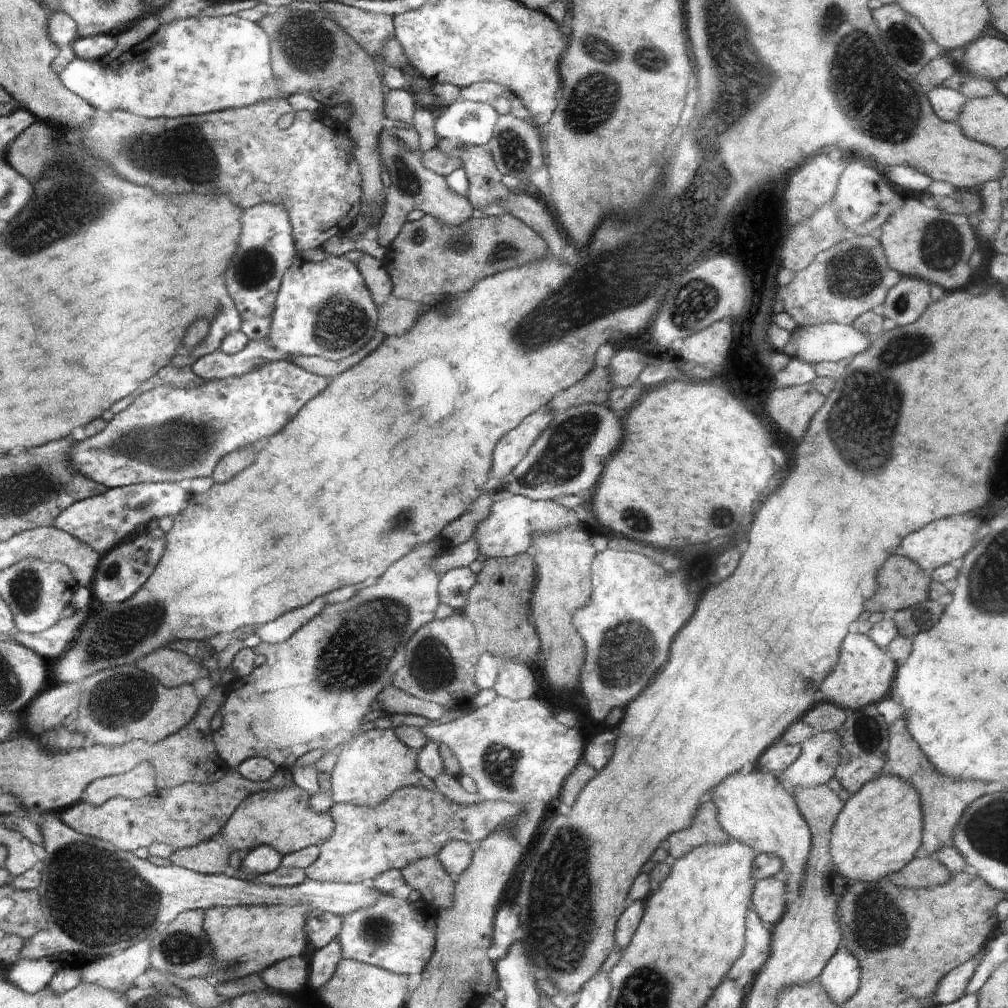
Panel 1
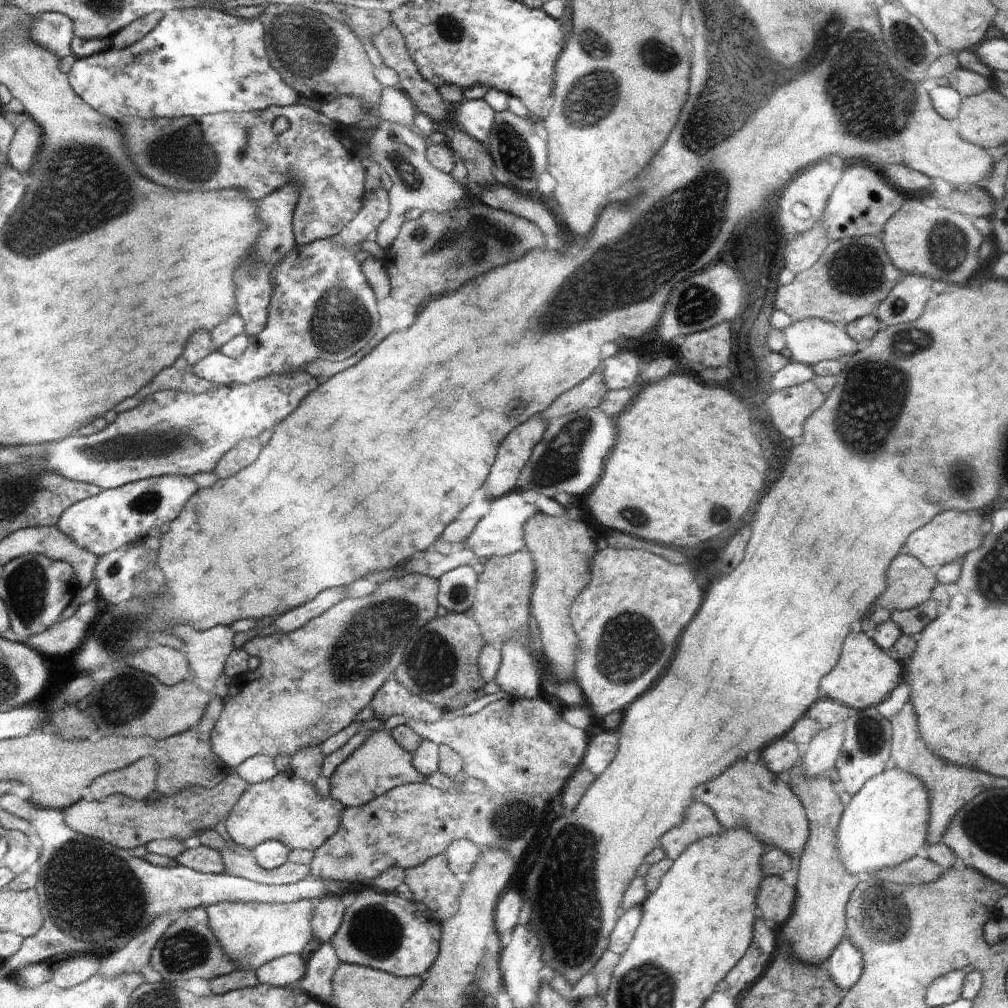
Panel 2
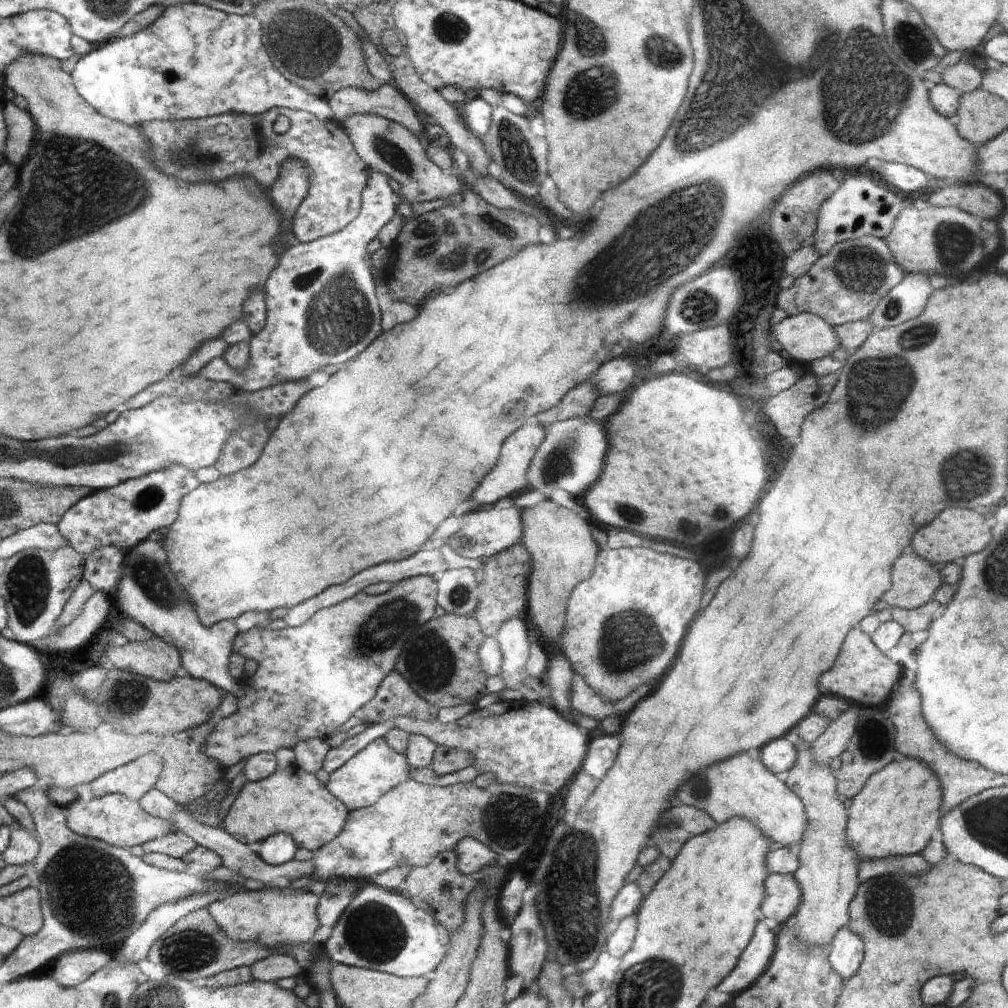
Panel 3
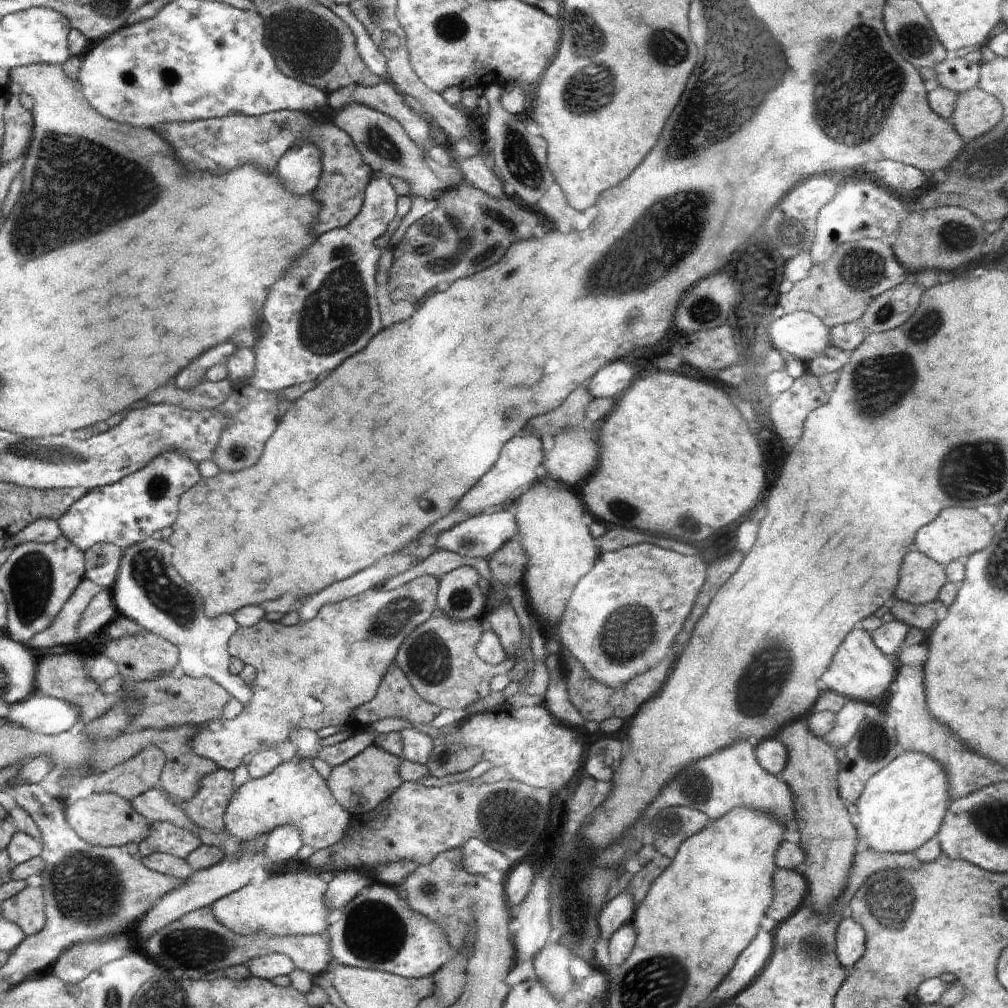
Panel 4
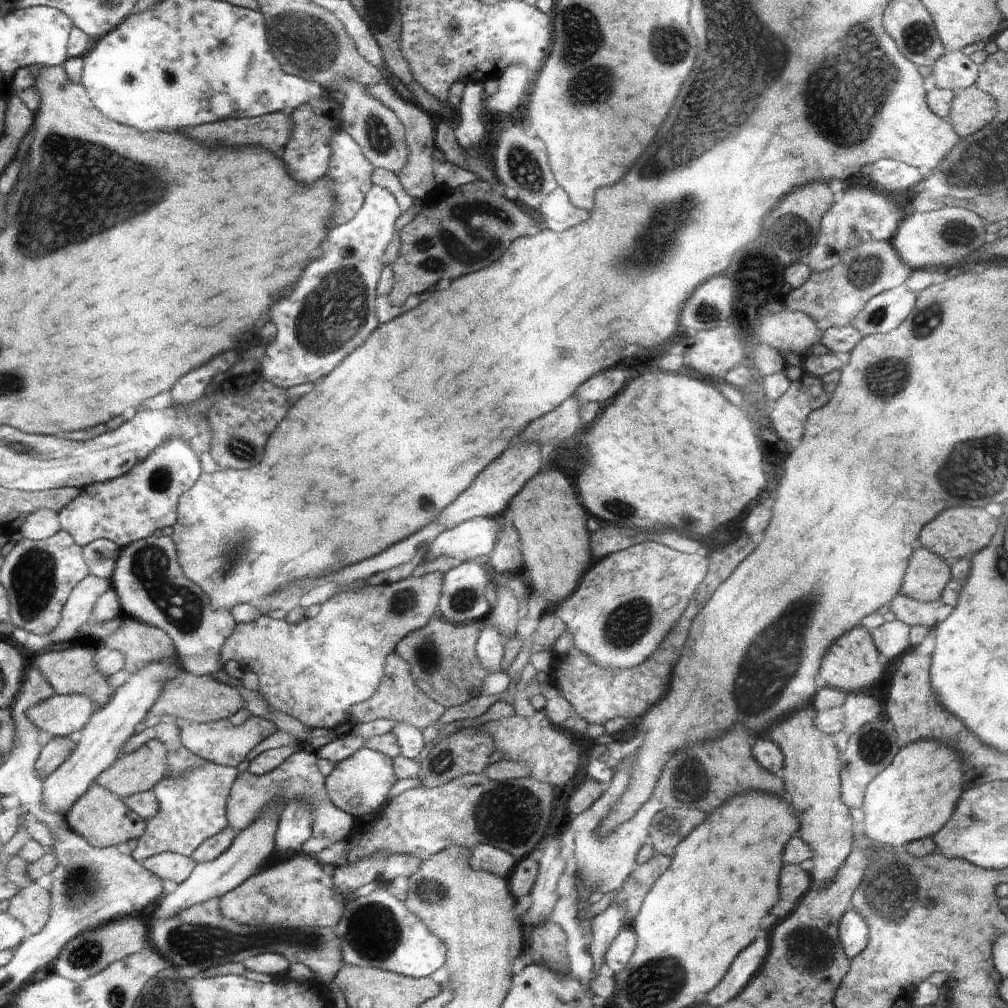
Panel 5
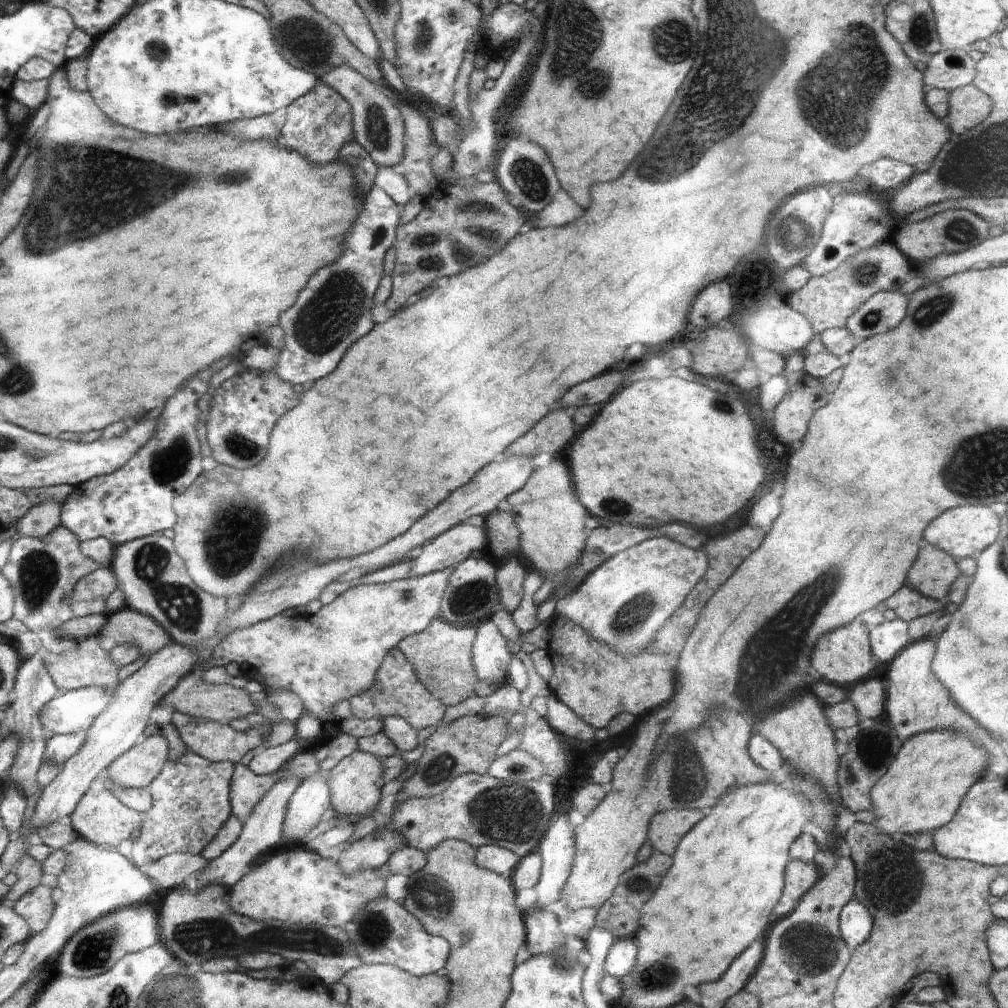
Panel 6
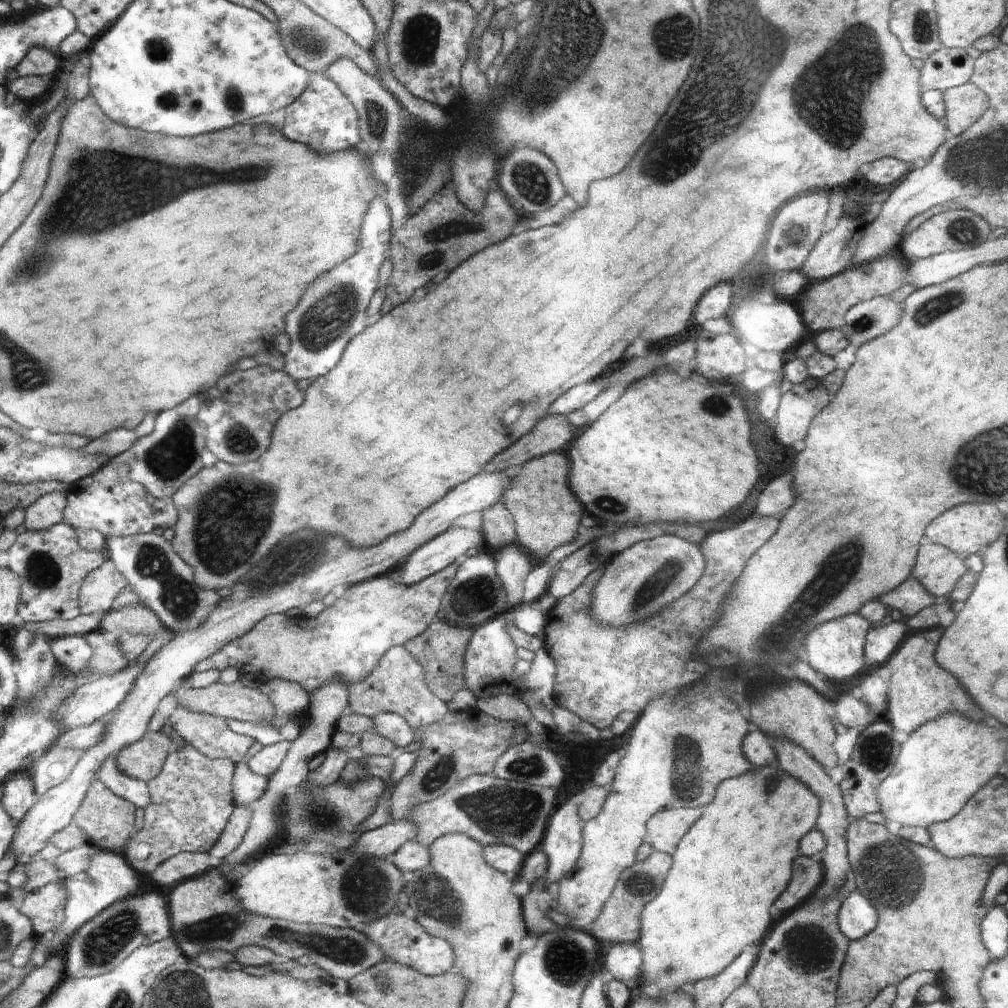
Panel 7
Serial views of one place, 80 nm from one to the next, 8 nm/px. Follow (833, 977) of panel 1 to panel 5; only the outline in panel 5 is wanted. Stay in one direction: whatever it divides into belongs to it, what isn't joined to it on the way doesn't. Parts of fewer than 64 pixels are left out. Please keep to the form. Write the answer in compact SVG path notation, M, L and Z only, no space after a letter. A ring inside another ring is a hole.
M847 910L839 922L839 937L848 958L854 958L858 952L862 952L868 938L868 928L864 918L854 910Z

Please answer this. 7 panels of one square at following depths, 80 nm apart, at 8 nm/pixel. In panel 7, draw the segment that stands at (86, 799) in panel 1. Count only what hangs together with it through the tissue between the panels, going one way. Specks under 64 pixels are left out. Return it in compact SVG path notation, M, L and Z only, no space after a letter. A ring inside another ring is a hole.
M150 731L118 754L120 770L135 779L148 782L161 773L169 756L170 736L163 731Z

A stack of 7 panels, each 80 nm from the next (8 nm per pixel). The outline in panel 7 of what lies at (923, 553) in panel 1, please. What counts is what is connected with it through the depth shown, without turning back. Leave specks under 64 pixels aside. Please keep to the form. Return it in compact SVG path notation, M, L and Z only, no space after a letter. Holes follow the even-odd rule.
M976 502L976 504L962 504L962 506L954 506L950 510L946 510L944 514L940 514L938 518L934 518L934 522L930 522L930 526L926 528L926 536L936 542L942 544L958 554L974 554L980 552L984 546L988 546L990 542L994 542L1000 532L1004 528L1004 518L998 512L996 504L992 502Z

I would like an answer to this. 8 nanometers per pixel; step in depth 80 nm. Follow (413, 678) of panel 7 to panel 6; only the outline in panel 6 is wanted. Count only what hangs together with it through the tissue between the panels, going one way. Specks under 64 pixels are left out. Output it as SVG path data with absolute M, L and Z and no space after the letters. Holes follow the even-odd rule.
M398 648L390 649L381 667L377 670L377 677L374 679L373 685L365 692L357 694L356 697L350 697L352 714L359 719L380 718L384 720L386 717L400 717L406 720L412 728L424 730L428 726L438 725L447 707L423 685L419 679L413 664L408 657Z

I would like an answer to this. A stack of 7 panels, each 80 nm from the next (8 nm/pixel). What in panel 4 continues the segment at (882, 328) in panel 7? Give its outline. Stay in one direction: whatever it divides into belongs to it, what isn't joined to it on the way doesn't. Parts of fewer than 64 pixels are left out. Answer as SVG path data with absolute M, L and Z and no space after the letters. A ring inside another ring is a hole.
M908 274L902 284L886 290L870 302L860 318L860 326L864 326L867 335L902 326L918 308L922 292L924 290L916 284L916 276Z

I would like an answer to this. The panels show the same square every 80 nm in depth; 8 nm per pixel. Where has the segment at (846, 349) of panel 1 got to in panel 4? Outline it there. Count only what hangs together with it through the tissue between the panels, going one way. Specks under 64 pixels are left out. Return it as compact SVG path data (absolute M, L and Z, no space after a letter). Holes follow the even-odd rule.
M806 311L784 314L766 330L774 348L778 348L787 358L792 354L803 362L813 359L816 352L828 346L828 332L830 330L816 316Z

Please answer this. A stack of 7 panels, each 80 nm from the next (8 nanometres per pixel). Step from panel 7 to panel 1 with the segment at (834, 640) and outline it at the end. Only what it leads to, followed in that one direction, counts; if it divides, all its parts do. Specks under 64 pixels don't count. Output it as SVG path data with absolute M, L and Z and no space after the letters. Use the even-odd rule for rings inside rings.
M848 634L842 644L840 660L834 666L834 670L824 678L820 692L826 702L838 704L842 708L858 710L890 696L894 672L896 672L896 663L892 662L868 636Z

